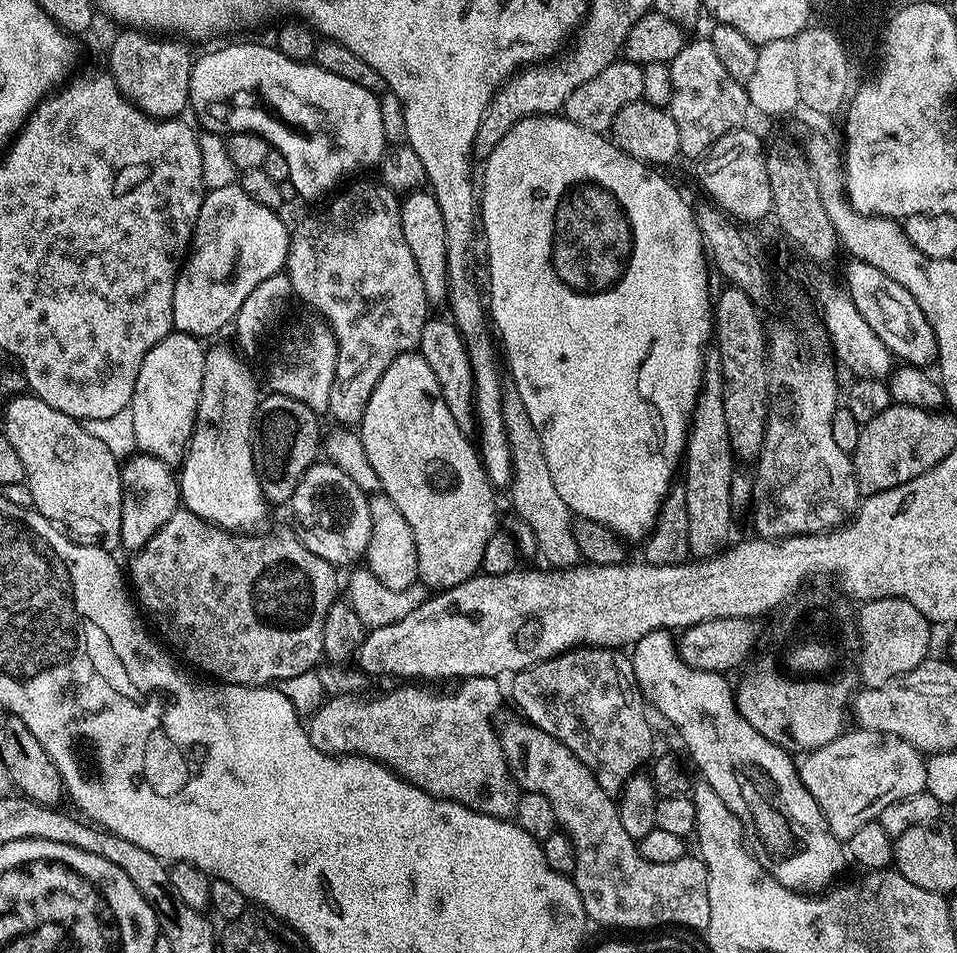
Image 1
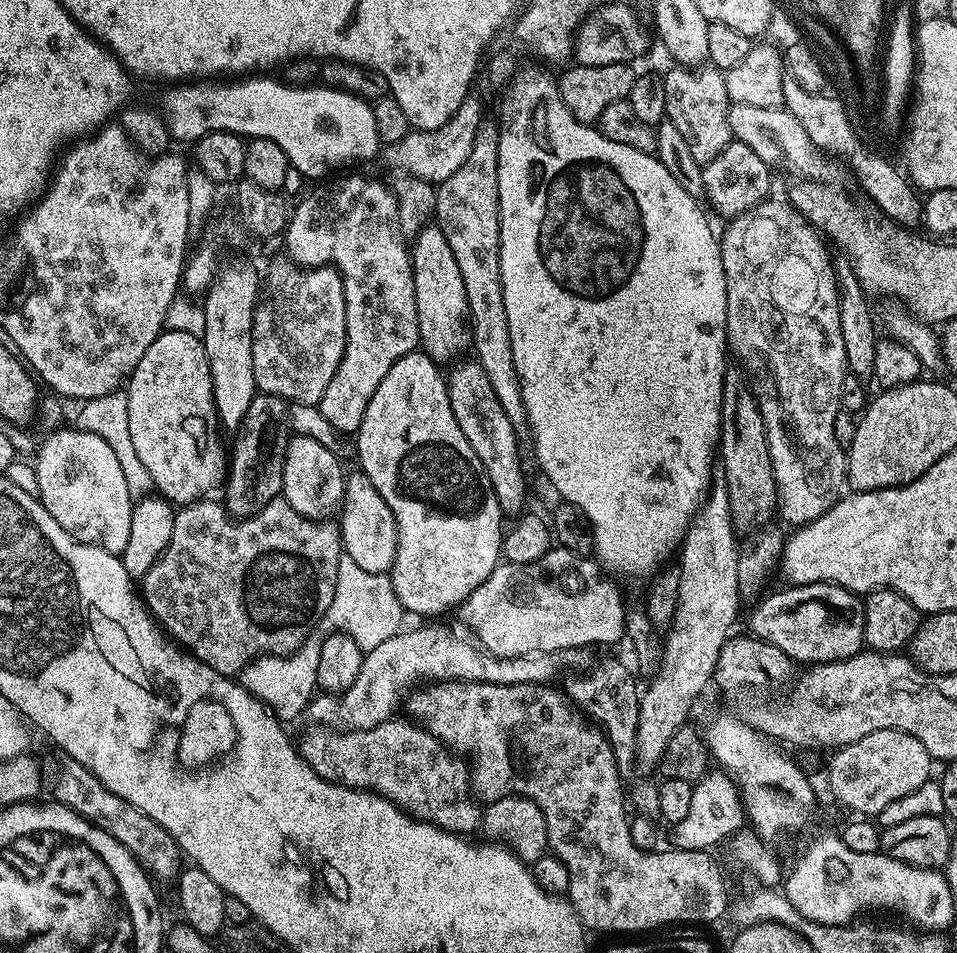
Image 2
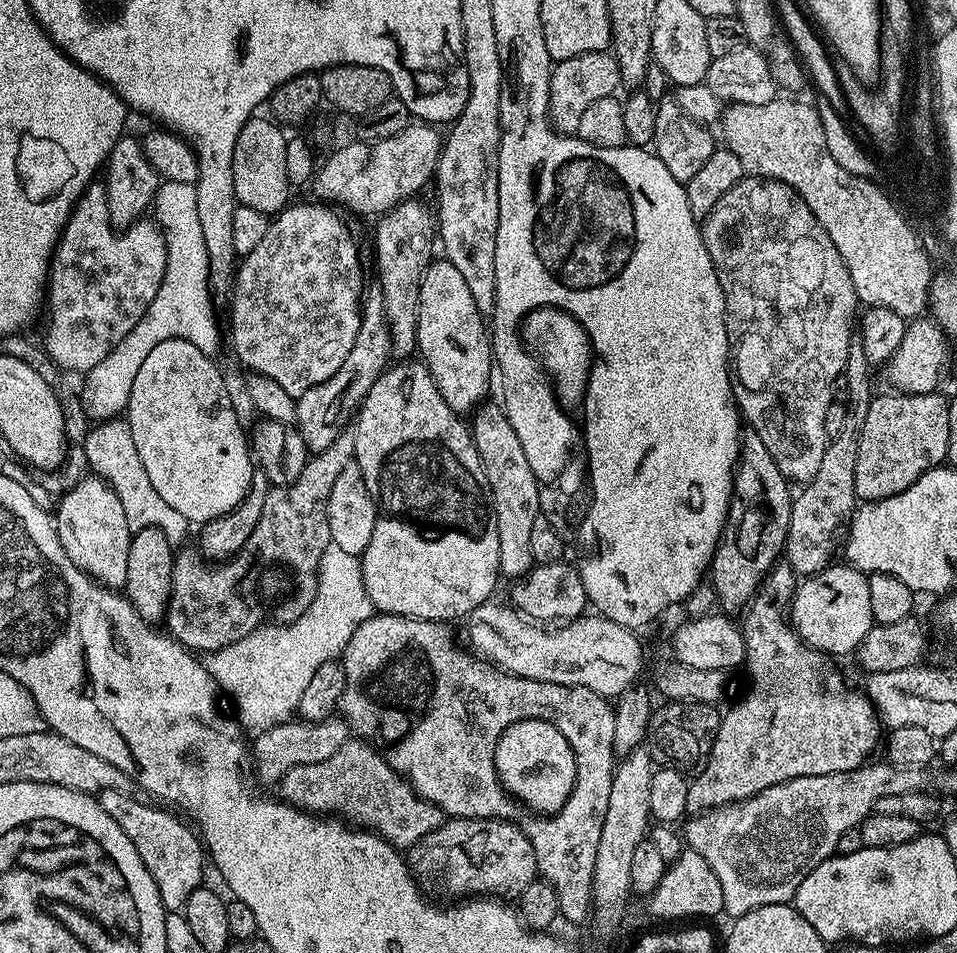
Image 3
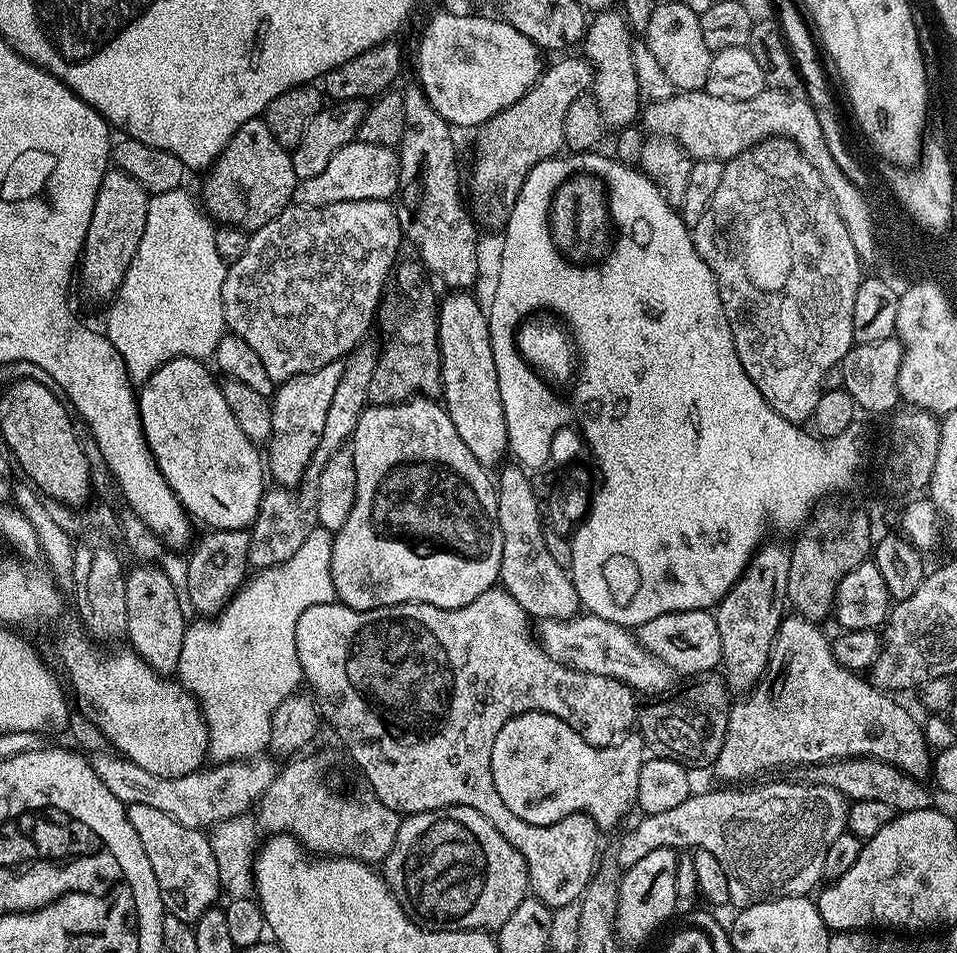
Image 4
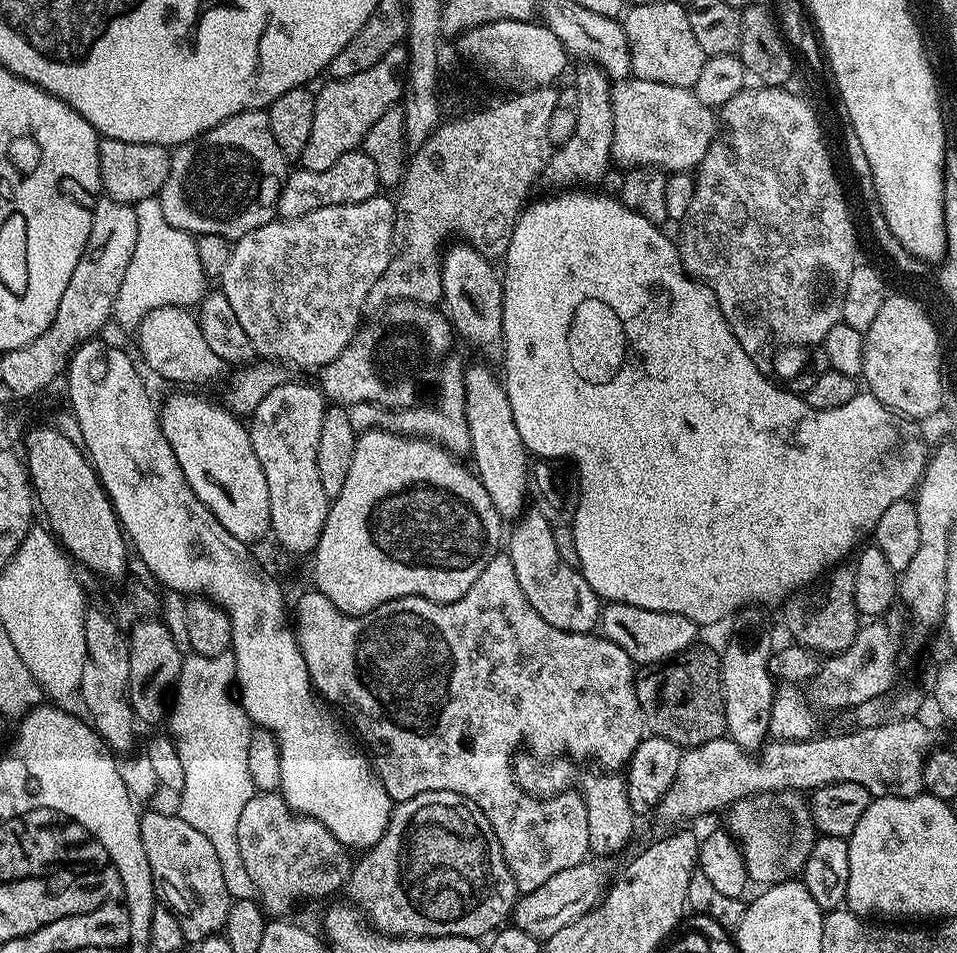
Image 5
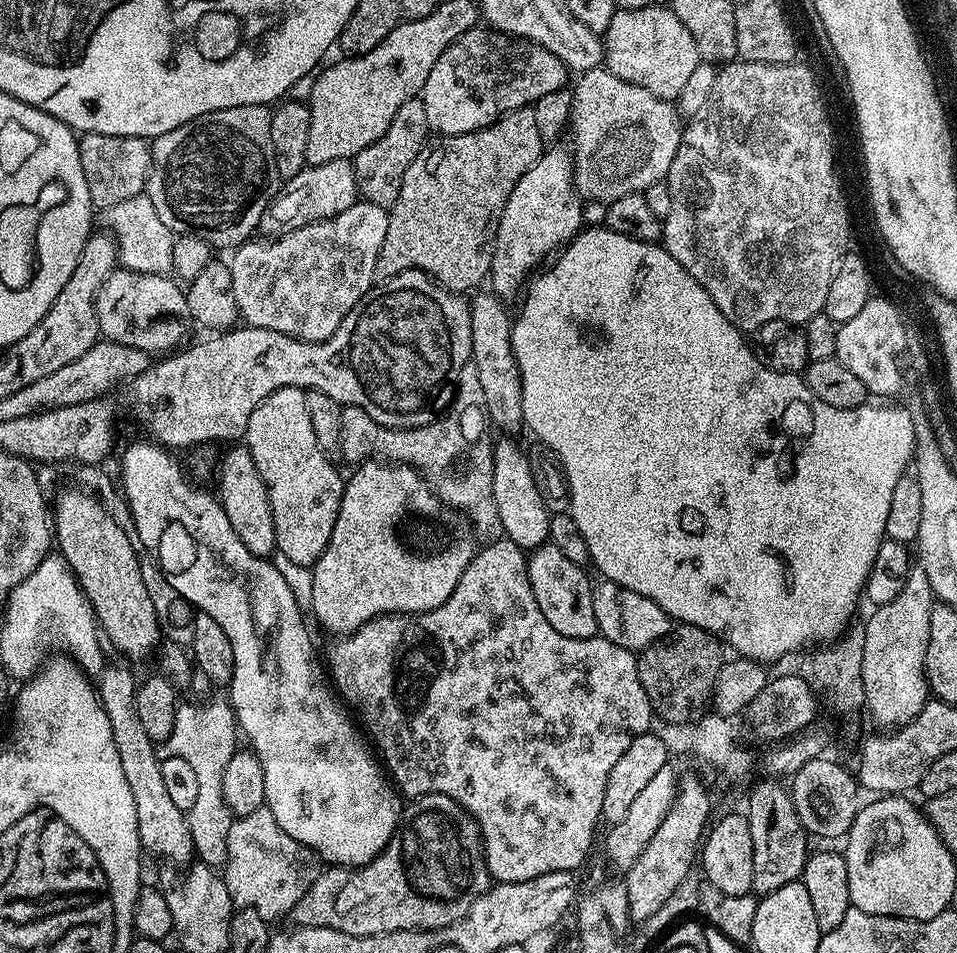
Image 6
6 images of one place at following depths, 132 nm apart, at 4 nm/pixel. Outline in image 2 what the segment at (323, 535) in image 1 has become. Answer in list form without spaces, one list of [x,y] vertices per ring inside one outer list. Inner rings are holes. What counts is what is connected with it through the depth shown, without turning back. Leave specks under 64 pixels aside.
[[[293,435],[288,442],[282,474],[283,503],[294,506],[294,510],[298,510],[298,514],[302,514],[307,520],[331,521],[344,504],[346,468],[340,464],[343,464],[341,457],[326,450],[326,446],[314,442],[314,438]]]

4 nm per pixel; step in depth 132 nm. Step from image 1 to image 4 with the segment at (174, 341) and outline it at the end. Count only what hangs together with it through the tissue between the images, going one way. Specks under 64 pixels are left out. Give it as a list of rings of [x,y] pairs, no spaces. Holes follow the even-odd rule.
[[[175,356],[154,370],[147,382],[138,388],[142,430],[158,470],[162,470],[170,490],[174,490],[189,517],[197,521],[200,519],[202,523],[208,524],[204,526],[212,530],[248,530],[256,521],[266,491],[266,464],[261,449],[250,438],[246,438],[246,434],[242,434],[242,426],[238,426],[234,414],[230,414],[223,387],[218,380],[216,384],[212,377],[213,369],[208,369],[208,366],[205,361],[196,360],[193,356]]]

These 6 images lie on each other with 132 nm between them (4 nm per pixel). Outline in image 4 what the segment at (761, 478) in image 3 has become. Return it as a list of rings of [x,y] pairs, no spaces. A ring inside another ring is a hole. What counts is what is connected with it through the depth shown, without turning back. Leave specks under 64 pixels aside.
[[[761,543],[756,549],[738,580],[714,609],[720,639],[722,675],[732,694],[747,694],[755,688],[770,658],[770,646],[778,626],[786,614],[790,578],[789,549],[785,545],[783,548],[780,544],[768,543]]]

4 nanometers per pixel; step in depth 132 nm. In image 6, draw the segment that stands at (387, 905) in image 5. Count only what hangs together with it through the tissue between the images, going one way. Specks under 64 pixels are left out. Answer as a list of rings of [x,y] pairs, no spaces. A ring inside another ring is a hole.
[[[441,792],[413,799],[412,804],[403,809],[396,833],[379,856],[360,868],[328,866],[306,890],[306,894],[296,903],[290,916],[301,928],[329,928],[342,930],[342,934],[382,934],[394,930],[414,930],[421,928],[430,932],[445,928],[462,918],[474,906],[479,896],[490,887],[488,867],[484,864],[484,849],[480,838],[480,827],[464,811],[463,806],[446,798]]]

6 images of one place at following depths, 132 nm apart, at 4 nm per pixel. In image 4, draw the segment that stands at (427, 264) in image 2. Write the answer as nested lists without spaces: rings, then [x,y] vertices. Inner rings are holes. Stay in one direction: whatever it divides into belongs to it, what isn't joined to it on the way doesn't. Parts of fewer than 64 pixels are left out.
[[[456,290],[439,301],[436,313],[438,326],[438,346],[440,347],[440,390],[442,403],[448,409],[450,422],[454,422],[454,430],[458,430],[458,438],[466,442],[466,447],[482,467],[492,470],[501,463],[504,452],[509,451],[508,431],[506,430],[506,414],[502,410],[502,394],[498,390],[498,369],[494,366],[494,350],[490,346],[490,330],[488,329],[487,311],[468,296],[467,291]]]

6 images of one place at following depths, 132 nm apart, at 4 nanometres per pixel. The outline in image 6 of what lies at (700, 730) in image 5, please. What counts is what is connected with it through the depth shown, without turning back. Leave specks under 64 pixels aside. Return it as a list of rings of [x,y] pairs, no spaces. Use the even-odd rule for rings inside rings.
[[[677,623],[665,636],[658,638],[658,642],[646,646],[644,651],[637,655],[636,665],[642,690],[646,690],[652,711],[661,721],[691,724],[709,707],[712,694],[716,691],[716,681],[720,679],[720,648],[722,649],[721,641],[711,632],[702,630],[699,624]]]

